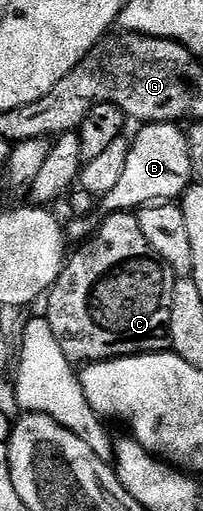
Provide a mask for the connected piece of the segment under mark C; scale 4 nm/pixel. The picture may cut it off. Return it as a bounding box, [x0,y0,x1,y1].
[45,212,176,367]

